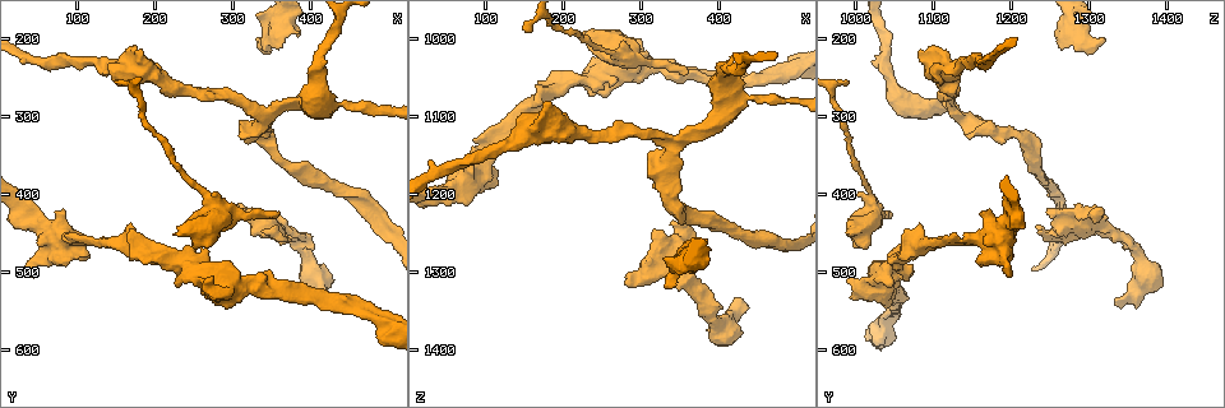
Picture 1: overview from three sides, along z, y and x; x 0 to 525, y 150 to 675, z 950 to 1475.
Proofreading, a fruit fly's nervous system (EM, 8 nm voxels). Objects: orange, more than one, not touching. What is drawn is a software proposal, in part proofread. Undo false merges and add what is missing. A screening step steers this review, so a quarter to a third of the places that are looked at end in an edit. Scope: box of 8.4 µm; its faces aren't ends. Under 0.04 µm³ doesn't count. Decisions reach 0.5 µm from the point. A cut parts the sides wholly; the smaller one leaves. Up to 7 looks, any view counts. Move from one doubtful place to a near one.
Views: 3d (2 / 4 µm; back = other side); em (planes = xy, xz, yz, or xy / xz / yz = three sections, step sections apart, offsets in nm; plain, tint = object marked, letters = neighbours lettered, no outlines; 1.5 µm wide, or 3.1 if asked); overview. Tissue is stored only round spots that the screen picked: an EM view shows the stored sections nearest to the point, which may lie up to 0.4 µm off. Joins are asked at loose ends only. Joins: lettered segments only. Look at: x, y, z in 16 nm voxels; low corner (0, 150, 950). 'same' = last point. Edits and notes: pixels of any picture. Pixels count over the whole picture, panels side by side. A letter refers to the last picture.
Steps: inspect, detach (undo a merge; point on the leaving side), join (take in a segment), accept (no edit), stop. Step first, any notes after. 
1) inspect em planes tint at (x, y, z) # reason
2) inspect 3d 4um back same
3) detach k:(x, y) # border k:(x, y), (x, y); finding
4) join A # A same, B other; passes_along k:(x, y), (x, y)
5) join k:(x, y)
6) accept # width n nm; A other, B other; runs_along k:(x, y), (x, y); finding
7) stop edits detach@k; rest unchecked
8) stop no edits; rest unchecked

inspect em planes tint at (410, 290, 1075) # arms part here

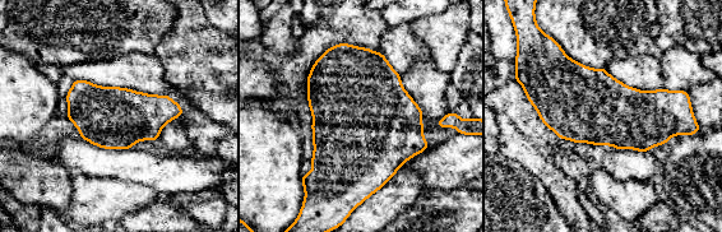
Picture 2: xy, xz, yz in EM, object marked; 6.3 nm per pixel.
inspect em planes letters same # what lies round it

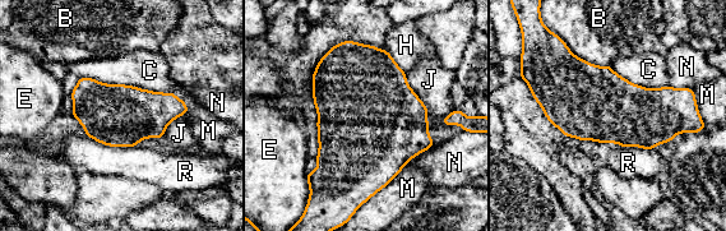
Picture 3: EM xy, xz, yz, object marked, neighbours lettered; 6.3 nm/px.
accept # B other, C other, E other, H other, J other, M other, N other, R other; border 3:(86, 134), (105, 144), (135, 147); all the same neuron

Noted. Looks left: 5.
inspect em planes letters at (425, 545, 1335) # free end

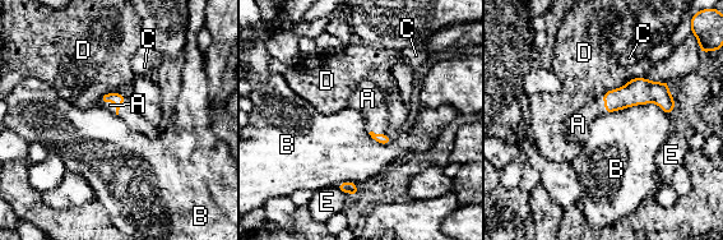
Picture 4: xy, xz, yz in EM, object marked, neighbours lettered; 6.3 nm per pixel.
join A # longest_contact B 400 nm; A same, B other, C other, D other, E other; it goes on there

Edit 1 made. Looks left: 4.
inspect overview

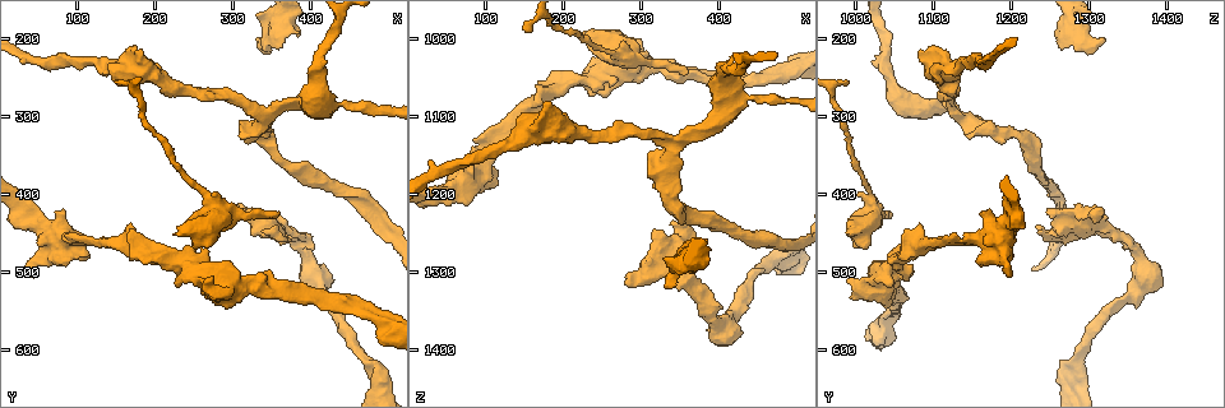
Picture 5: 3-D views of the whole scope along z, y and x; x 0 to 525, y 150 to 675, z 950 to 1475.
inspect 3d 4um at (175, 215, 1085)

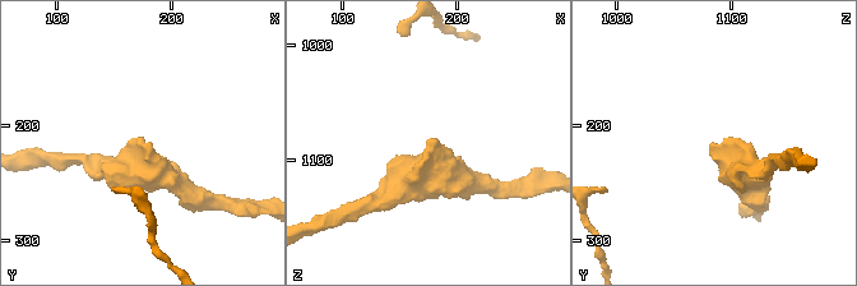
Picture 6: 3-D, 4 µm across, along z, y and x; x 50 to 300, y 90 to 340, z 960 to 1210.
inspect em planes plain at (174, 214, 1082)

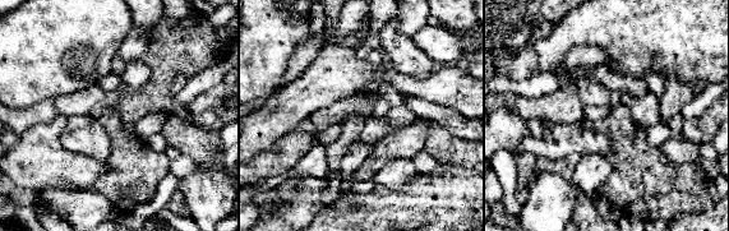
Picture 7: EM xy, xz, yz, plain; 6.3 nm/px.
inspect em planes letters same

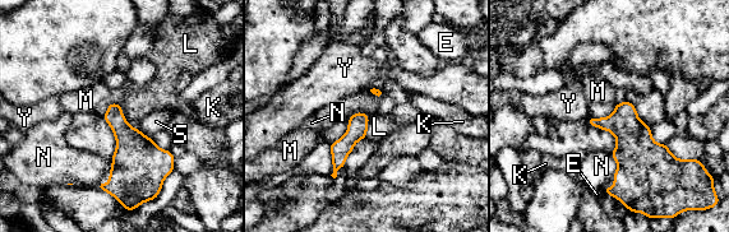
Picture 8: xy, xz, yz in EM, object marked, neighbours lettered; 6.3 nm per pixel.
accept # longest_contact N 150 nm; E other, K other, L other, M other, N other, S other, Y other; border 8:(590, 116), (586, 120); none of them fits

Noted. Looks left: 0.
stop edits join@4; rest unchecked

